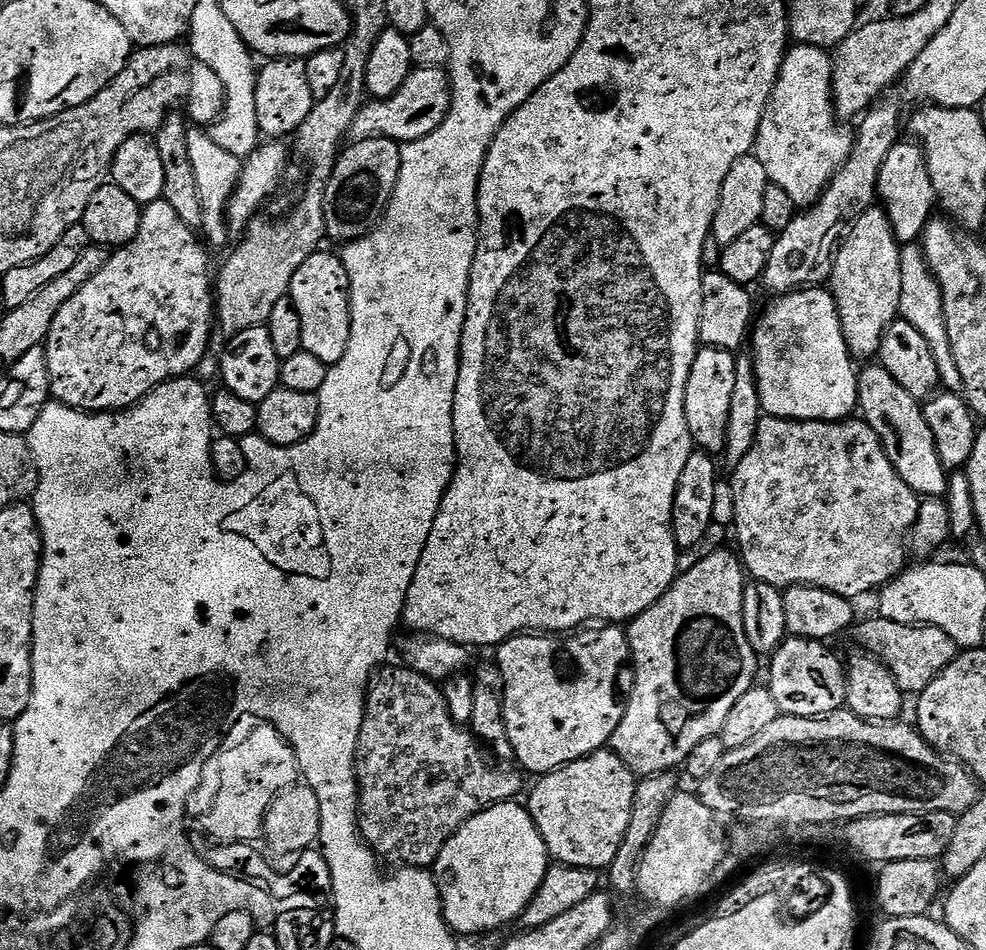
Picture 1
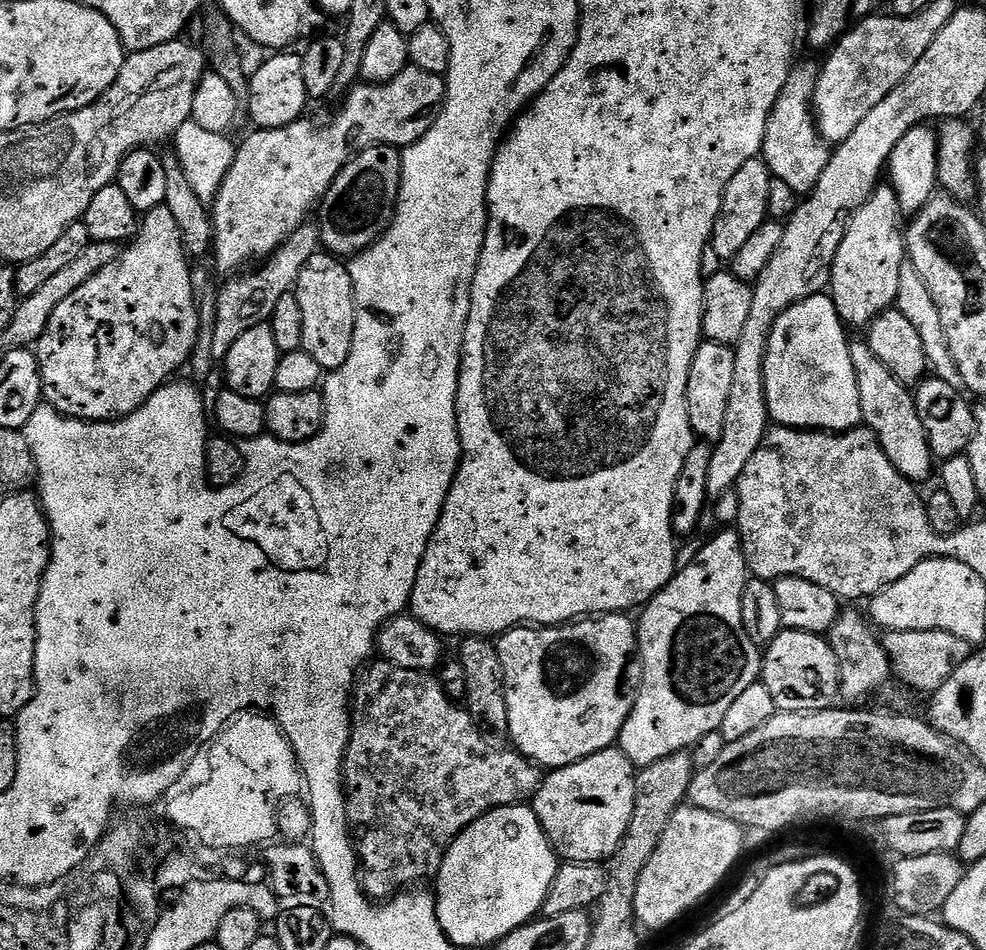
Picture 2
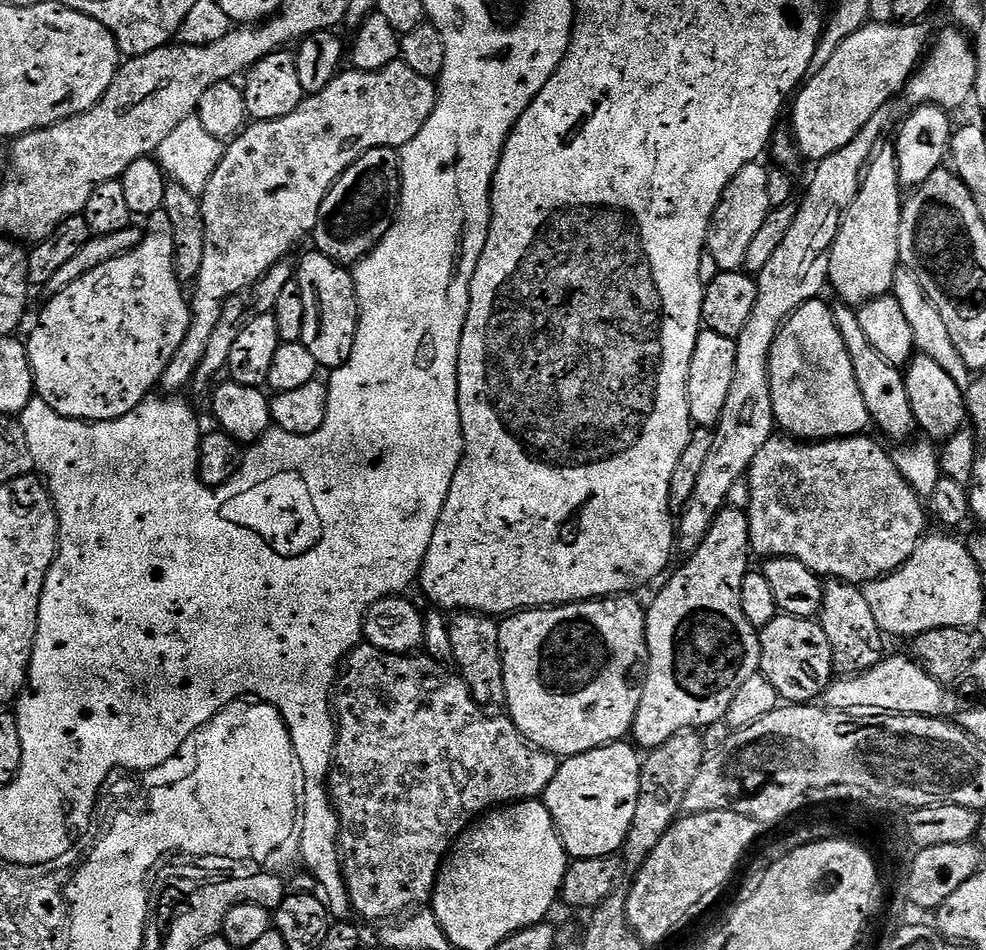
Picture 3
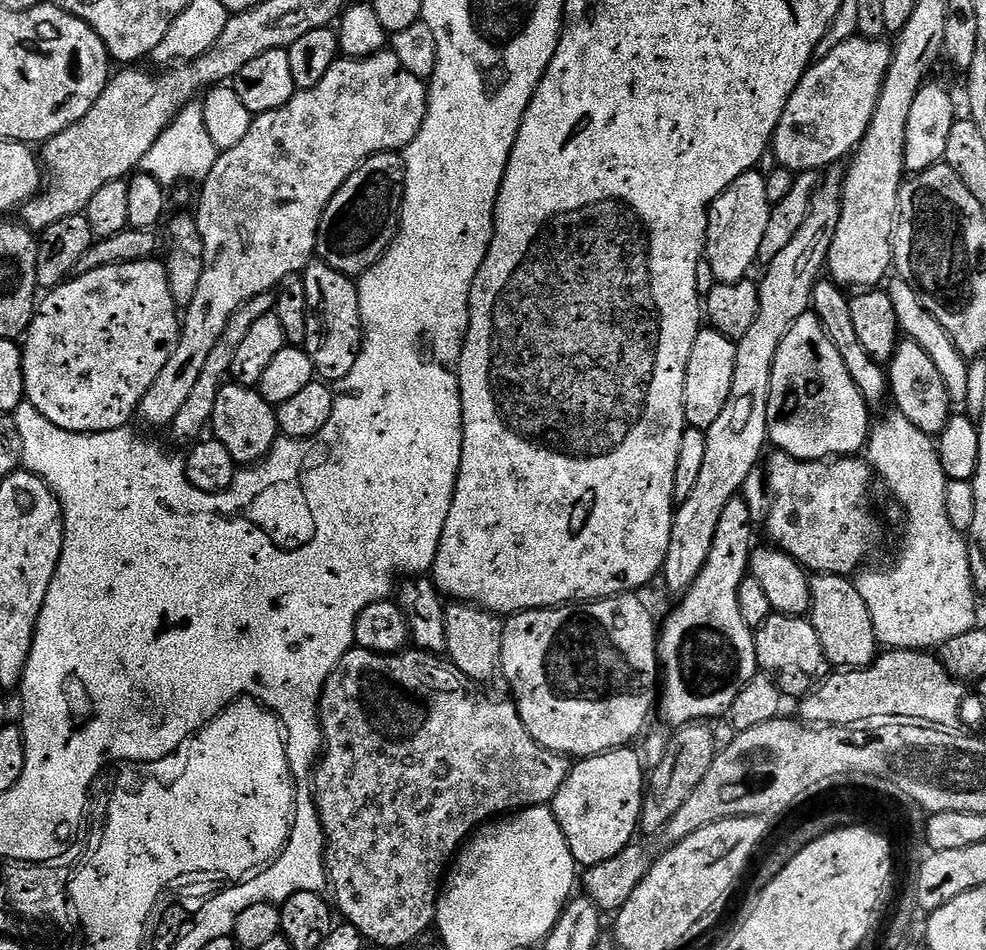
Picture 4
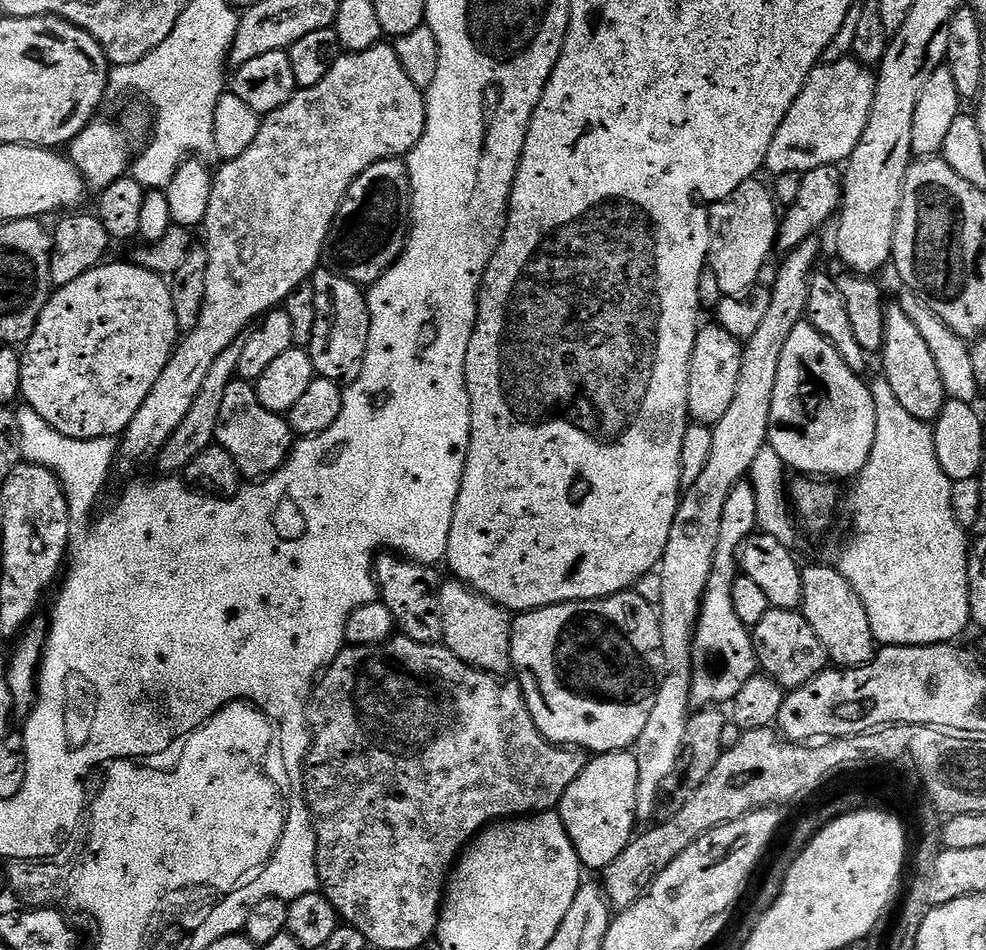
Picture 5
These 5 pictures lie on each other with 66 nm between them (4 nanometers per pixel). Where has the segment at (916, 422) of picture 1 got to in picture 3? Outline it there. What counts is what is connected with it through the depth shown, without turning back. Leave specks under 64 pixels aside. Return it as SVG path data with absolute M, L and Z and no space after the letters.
M836 302L831 305L838 330L850 354L850 362L854 366L854 378L858 382L858 390L862 390L862 402L866 402L868 419L873 425L877 424L892 440L904 440L916 428L916 419L910 406L910 394L906 390L904 372L896 368L874 346L870 346L870 338L862 331L860 317L853 305Z

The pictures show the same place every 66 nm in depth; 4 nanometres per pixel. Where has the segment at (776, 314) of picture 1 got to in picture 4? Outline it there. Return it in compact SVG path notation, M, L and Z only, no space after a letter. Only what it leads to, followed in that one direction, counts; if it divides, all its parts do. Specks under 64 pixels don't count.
M815 311L802 314L790 326L786 338L778 346L774 370L770 378L770 406L768 407L768 439L779 451L809 462L823 462L829 458L851 456L867 445L870 435L870 409L860 393L860 387L850 376L838 346L834 344L824 322Z

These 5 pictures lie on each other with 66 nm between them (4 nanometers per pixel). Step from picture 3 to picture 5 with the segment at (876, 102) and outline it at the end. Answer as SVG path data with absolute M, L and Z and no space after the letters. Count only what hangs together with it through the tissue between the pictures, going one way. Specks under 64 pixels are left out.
M845 58L833 64L821 63L809 74L764 159L764 168L772 171L773 177L787 172L803 174L818 170L818 166L840 166L852 157L874 106L876 76L868 72L859 60Z

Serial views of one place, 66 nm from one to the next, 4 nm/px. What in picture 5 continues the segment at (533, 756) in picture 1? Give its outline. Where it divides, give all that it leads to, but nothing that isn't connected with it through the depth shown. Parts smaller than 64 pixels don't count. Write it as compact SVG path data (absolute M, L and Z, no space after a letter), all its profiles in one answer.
M629 590L615 592L600 600L567 600L564 604L551 604L545 608L533 608L531 612L521 612L512 625L512 666L515 679L524 691L524 700L528 704L534 726L538 726L538 730L551 744L575 746L588 754L623 752L639 745L642 730L646 730L646 722L650 718L650 710L654 710L658 673L664 667L659 611L654 607L653 601L651 604L646 597L639 596L636 590Z

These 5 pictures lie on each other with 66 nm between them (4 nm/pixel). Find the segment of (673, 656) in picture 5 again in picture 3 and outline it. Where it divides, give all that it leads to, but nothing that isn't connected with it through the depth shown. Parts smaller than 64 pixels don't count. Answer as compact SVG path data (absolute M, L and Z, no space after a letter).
M891 107L878 110L857 136L842 150L830 154L819 161L812 172L812 181L808 189L798 200L796 217L786 230L786 238L778 245L778 250L770 257L770 262L762 266L755 277L758 298L754 302L754 314L746 322L746 330L737 336L736 361L734 362L734 382L730 382L730 394L726 398L726 407L722 418L715 426L712 438L710 458L702 468L702 474L692 492L691 499L684 505L678 516L678 548L684 554L695 552L696 548L710 530L716 515L726 507L728 495L736 483L748 475L748 468L754 462L758 450L774 434L774 410L770 394L770 350L774 338L780 333L780 327L806 302L817 299L820 291L828 284L828 267L834 242L838 238L840 223L844 221L844 211L854 202L860 189L864 169L869 160L881 147L884 135L892 123L897 123Z

